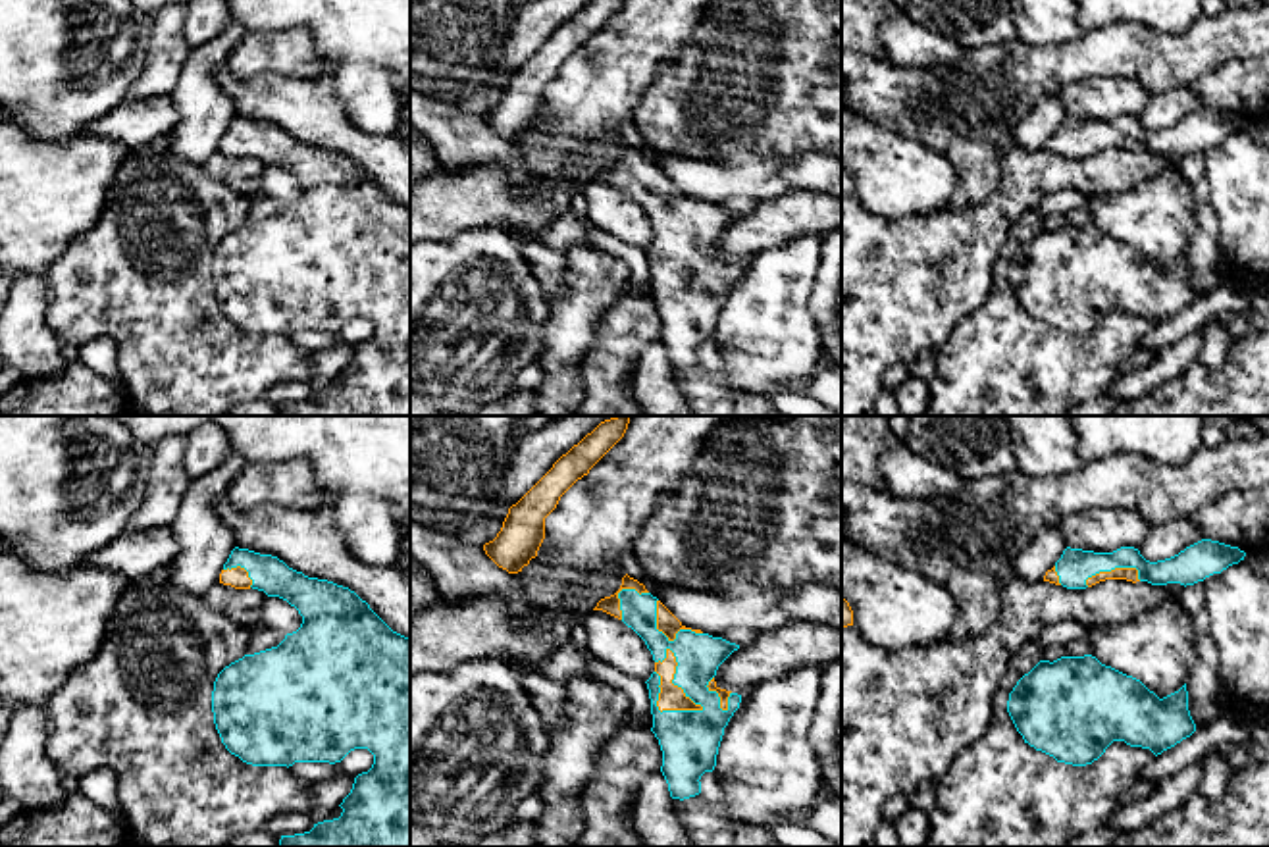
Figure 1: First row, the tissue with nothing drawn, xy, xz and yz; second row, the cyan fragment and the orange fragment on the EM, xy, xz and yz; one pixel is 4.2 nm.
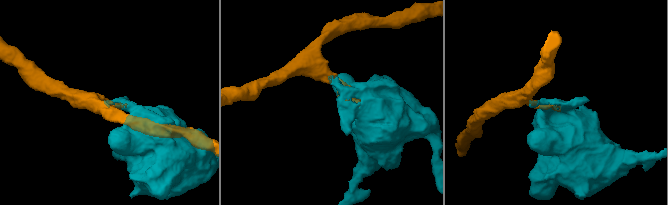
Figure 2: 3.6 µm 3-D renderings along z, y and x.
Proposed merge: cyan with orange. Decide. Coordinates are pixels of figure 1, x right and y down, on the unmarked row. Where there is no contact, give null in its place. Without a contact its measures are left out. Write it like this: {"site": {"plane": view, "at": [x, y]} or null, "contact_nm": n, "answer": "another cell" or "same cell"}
{"site": {"plane": "xz", "at": [673, 251]}, "contact_nm": 300, "answer": "same cell"}

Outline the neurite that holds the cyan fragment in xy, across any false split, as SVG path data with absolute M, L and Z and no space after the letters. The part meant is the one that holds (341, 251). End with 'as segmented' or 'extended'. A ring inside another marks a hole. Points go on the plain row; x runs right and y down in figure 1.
M235 116L223 133L220 152L258 158L298 179L302 192L272 218L245 223L225 235L212 260L214 293L225 318L252 335L293 335L295 331L341 331L354 318L368 318L374 333L354 346L339 373L339 387L314 393L310 400L281 404L279 416L410 416L410 208L393 200L366 169L349 156L308 146L272 123Z; extended

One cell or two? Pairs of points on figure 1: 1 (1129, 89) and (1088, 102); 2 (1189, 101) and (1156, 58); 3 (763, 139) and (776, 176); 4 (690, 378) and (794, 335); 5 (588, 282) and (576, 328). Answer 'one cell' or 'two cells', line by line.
1: one cell
2: two cells
3: two cells
4: one cell
5: one cell

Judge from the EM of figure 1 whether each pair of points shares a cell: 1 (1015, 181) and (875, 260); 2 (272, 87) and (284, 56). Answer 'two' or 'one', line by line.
1: one
2: two

